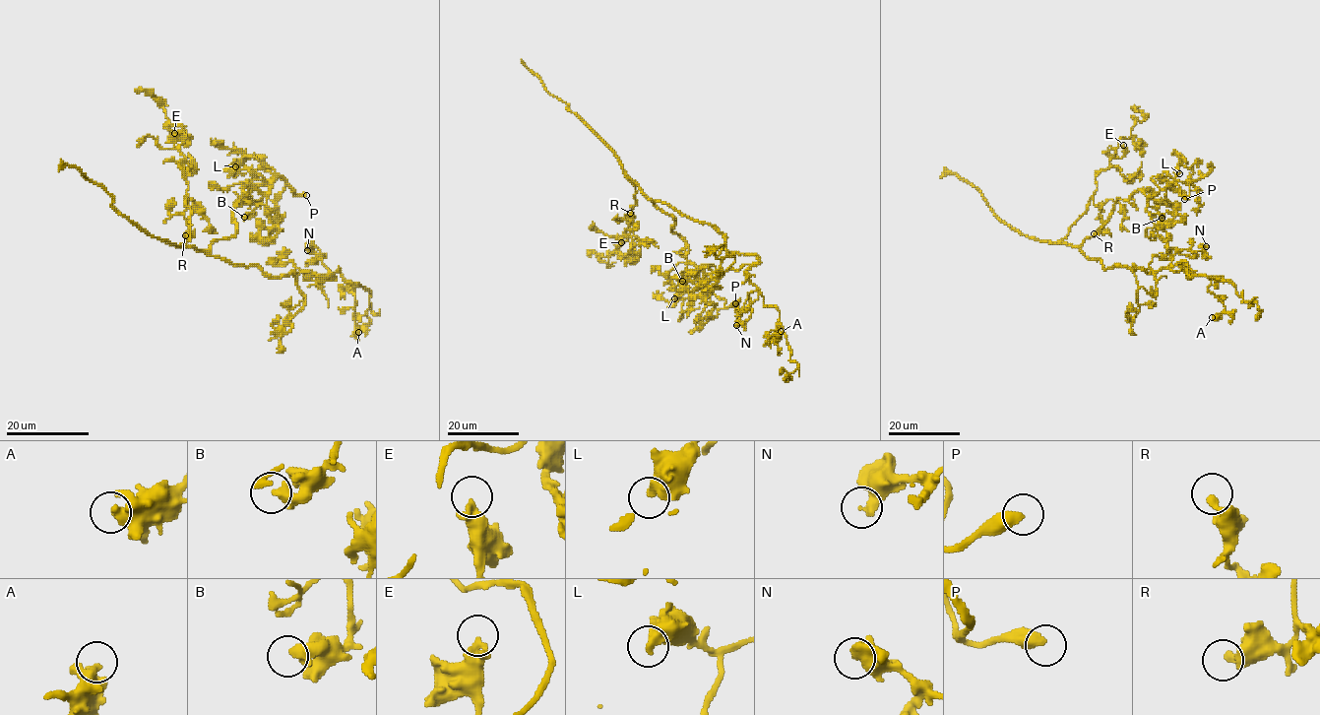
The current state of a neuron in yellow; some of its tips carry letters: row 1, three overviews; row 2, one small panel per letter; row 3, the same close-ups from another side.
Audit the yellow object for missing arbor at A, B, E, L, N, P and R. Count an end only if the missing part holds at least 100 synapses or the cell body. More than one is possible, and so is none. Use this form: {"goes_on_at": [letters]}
{"goes_on_at": ["P"]}

